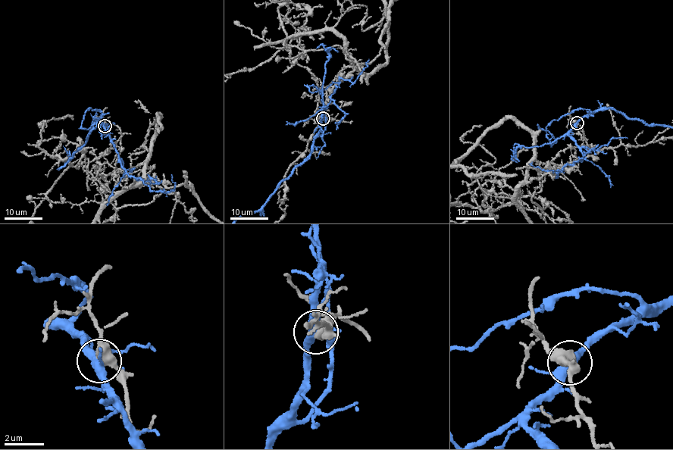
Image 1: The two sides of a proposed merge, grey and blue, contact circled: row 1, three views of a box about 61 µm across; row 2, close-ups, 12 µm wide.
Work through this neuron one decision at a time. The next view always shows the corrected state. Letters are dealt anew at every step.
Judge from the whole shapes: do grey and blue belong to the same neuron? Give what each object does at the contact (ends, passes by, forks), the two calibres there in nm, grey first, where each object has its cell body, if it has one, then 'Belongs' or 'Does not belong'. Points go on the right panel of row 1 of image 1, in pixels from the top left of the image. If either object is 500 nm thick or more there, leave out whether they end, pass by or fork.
At the ring grey passes by. At the ring blue forks. Thickness 460 nm (grey) against 340 nm. Soma of grey: none. Soma of blue: none. Does not belong

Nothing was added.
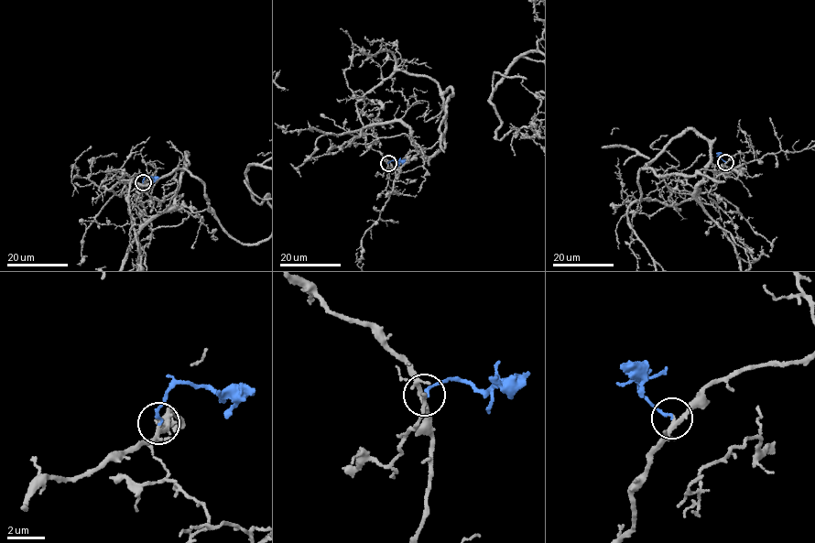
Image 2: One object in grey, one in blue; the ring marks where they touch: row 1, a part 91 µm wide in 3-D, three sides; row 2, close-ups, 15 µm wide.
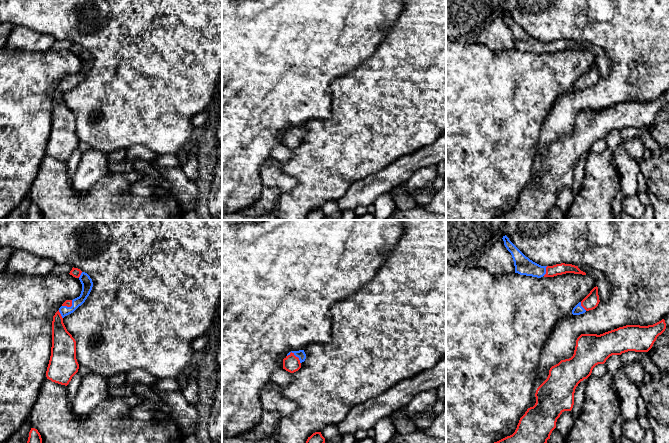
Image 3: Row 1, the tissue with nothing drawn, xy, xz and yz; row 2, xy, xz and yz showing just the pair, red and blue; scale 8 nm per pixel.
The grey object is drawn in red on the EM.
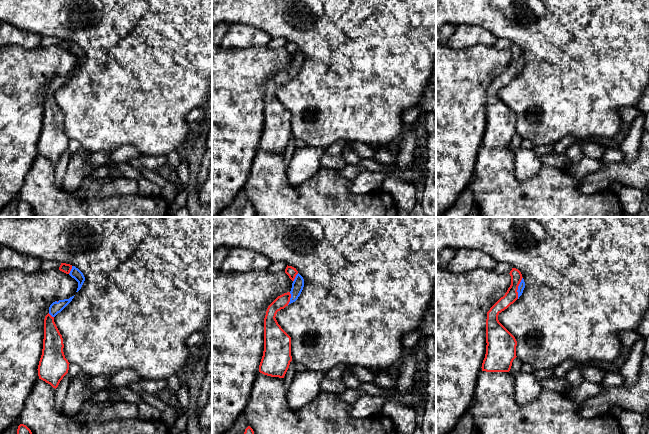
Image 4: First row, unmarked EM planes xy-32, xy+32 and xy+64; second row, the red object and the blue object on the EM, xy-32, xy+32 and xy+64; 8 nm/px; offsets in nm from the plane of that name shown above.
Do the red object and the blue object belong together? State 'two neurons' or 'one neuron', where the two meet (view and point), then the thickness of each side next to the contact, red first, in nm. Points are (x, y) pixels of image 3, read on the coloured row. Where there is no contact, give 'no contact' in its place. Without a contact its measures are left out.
one neuron; meets red in xz at (294, 355); 140 nm thick on the red side, 70 nm on the other

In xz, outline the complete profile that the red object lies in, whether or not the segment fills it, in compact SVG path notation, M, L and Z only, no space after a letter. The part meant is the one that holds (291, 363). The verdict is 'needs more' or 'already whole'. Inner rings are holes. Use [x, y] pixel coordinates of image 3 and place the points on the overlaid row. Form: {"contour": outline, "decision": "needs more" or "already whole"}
{"contour": "M304 350L291 351L283 359L283 369L290 373L294 373L301 368L301 363L306 359Z", "decision": "needs more"}

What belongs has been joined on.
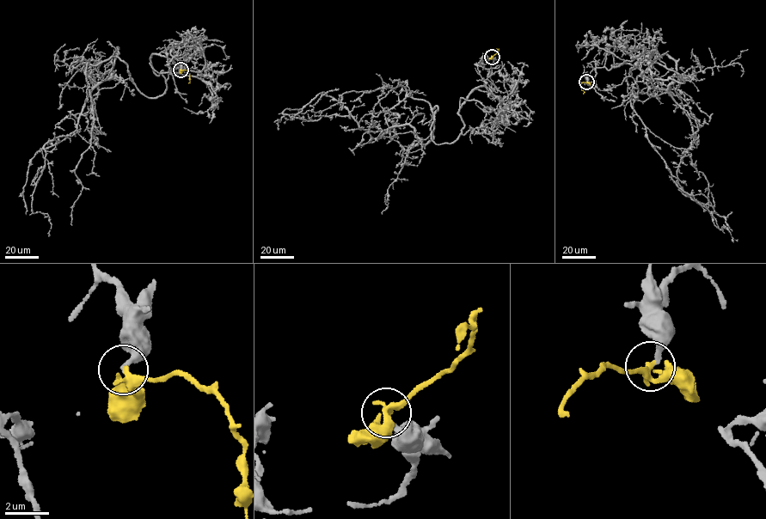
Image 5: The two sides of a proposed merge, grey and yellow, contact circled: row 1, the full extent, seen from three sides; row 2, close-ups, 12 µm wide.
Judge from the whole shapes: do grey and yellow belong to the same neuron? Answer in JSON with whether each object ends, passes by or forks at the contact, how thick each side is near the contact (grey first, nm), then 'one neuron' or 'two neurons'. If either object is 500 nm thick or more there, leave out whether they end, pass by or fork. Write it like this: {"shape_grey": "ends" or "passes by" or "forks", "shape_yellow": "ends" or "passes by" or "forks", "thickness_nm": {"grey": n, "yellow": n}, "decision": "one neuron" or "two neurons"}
{"shape_grey": "ends", "shape_yellow": "passes by", "thickness_nm": {"grey": 200, "yellow": 240}, "decision": "one neuron"}

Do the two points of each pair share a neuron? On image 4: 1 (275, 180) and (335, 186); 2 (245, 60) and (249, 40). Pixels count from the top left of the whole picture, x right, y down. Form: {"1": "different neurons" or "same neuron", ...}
{"1": "same neuron", "2": "different neurons"}

